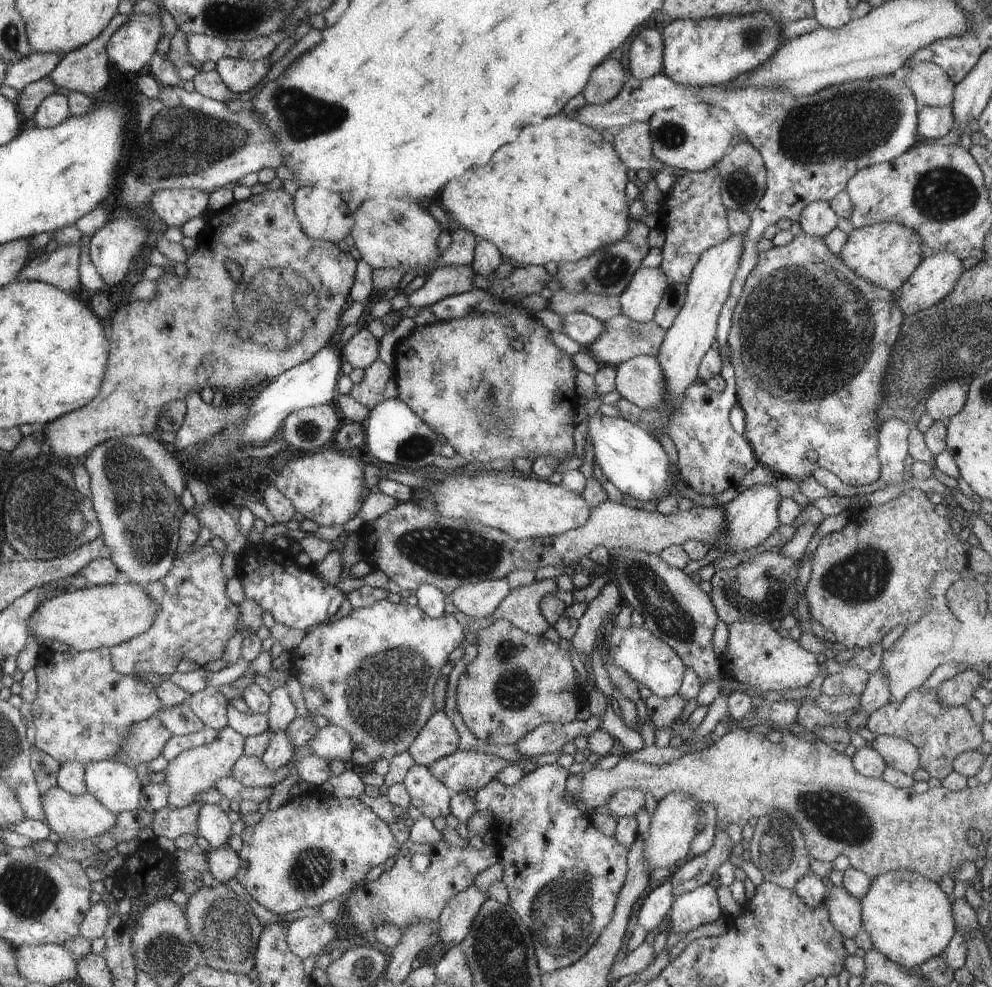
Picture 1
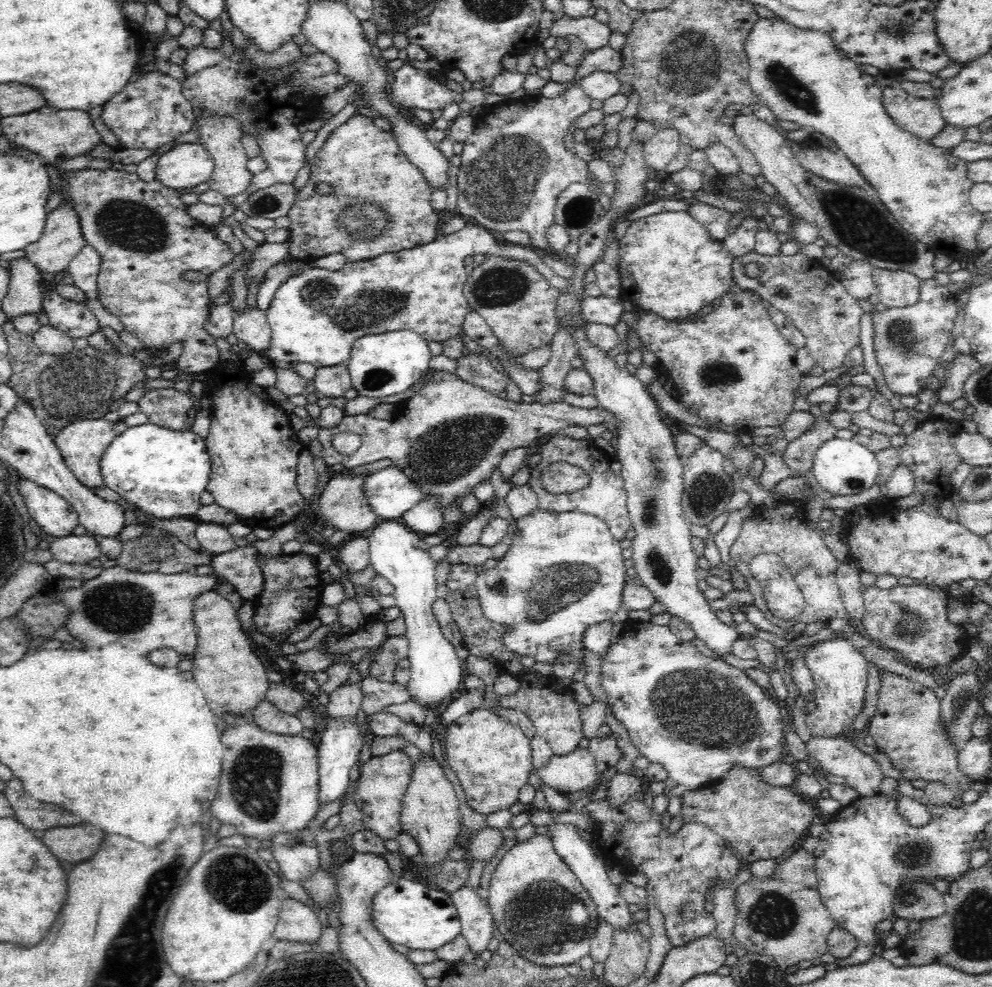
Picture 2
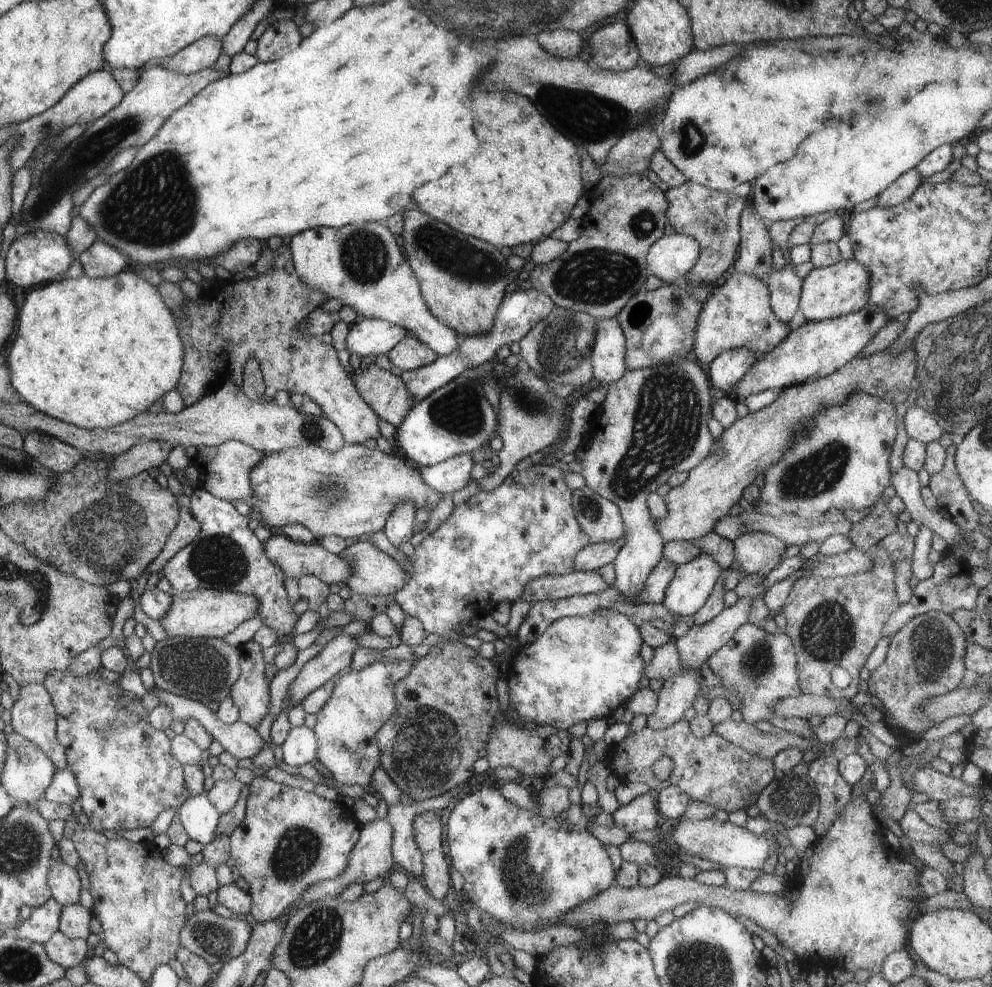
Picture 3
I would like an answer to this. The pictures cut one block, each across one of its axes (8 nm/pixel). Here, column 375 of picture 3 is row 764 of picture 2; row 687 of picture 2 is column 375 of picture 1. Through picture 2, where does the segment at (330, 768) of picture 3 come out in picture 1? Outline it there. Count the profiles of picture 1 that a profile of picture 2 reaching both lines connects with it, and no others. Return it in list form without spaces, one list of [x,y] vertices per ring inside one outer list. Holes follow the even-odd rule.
[[[379,600],[369,608],[351,610],[345,618],[335,622],[323,622],[315,628],[305,630],[307,634],[295,650],[289,652],[291,674],[301,684],[301,696],[311,716],[323,716],[331,726],[345,728],[355,740],[355,752],[349,766],[373,764],[375,758],[391,758],[397,752],[405,752],[419,732],[425,728],[433,704],[433,684],[437,684],[437,674],[447,654],[463,644],[463,632],[453,616],[443,614],[441,618],[429,618],[419,606],[401,606],[387,600]],[[311,684],[319,684],[319,690],[313,690]]]

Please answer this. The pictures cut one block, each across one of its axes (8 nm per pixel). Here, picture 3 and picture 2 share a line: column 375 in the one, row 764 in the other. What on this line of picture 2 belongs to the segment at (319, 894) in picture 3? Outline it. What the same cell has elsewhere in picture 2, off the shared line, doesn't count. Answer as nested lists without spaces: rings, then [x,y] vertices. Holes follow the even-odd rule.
[[[812,736],[806,742],[806,750],[808,750],[810,758],[814,758],[826,774],[844,776],[848,780],[848,786],[854,788],[860,798],[872,798],[872,796],[882,794],[882,788],[884,788],[884,782],[886,782],[882,768],[870,756],[866,756],[864,752],[854,748],[844,738],[816,738],[816,736]]]

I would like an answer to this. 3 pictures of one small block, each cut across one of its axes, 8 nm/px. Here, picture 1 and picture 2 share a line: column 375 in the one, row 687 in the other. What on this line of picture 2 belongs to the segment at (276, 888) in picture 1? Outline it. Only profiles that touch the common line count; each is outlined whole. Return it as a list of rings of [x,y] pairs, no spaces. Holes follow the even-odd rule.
[[[834,636],[824,644],[816,644],[808,650],[802,650],[806,656],[806,664],[814,674],[816,682],[816,696],[818,696],[818,710],[806,714],[806,722],[810,726],[812,736],[832,738],[832,736],[846,736],[848,724],[856,718],[862,708],[864,690],[866,690],[866,658],[858,654],[854,644],[844,636]]]

